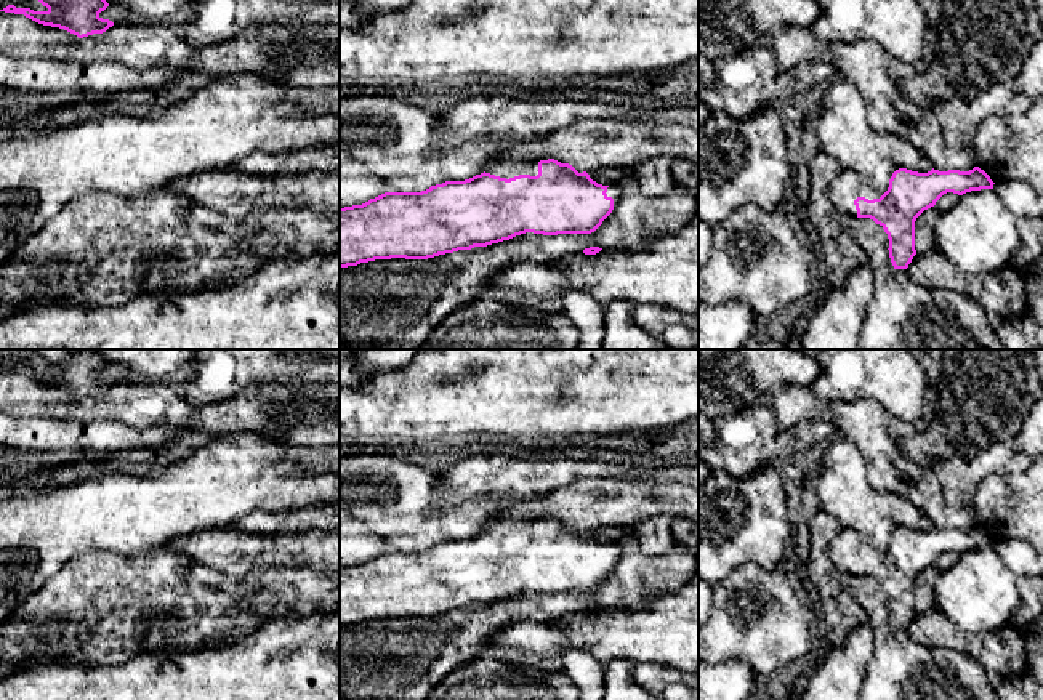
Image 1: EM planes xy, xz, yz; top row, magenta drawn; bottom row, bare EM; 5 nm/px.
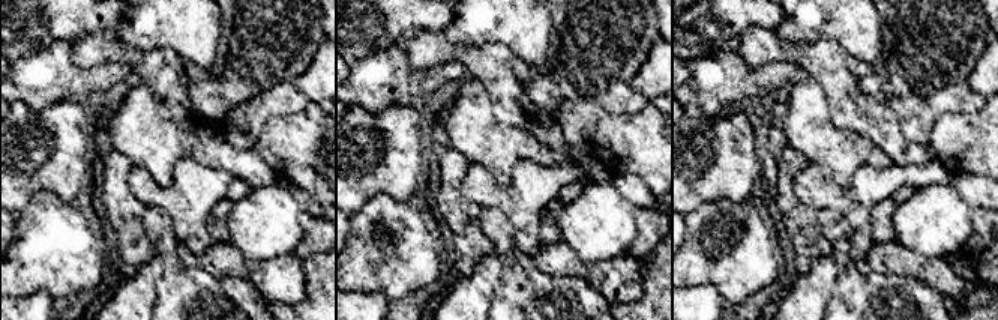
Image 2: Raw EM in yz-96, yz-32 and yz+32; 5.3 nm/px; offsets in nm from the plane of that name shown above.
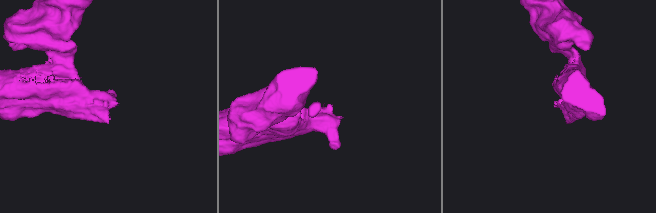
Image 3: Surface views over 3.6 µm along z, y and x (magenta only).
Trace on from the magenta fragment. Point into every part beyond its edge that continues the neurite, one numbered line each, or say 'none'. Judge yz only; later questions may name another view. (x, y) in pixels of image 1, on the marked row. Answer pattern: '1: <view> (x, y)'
1: yz (848, 186)

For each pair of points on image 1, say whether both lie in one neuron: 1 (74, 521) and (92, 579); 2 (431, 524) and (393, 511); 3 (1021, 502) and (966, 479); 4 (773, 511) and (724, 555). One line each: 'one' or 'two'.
1: two
2: one
3: two
4: one

